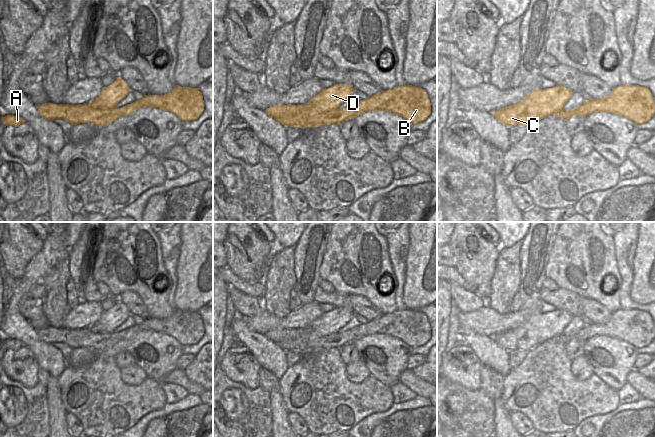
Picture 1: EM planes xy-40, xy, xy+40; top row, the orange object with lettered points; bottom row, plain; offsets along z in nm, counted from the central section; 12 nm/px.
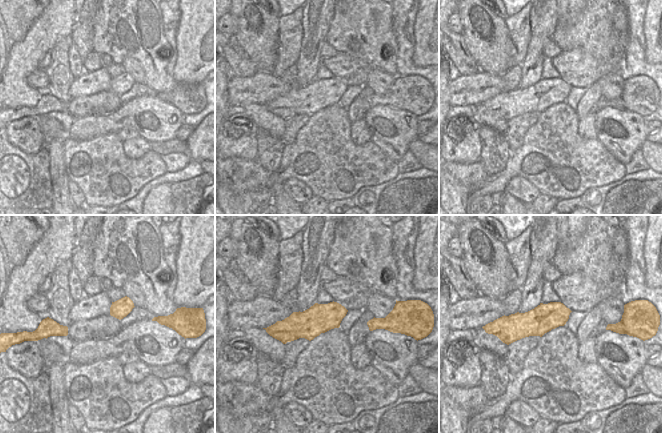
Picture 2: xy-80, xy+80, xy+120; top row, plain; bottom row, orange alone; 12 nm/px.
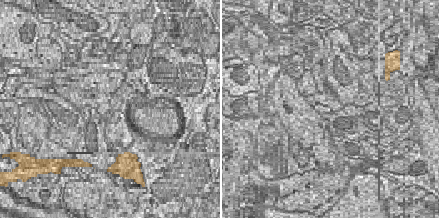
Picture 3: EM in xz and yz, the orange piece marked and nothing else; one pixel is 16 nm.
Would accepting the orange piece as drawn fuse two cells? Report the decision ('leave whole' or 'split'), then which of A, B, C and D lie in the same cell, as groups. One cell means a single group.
split; groups A B / C D

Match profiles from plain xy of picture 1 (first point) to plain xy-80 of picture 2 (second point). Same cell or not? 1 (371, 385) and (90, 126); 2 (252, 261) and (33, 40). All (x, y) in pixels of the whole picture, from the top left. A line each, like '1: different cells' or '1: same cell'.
1: different cells
2: different cells

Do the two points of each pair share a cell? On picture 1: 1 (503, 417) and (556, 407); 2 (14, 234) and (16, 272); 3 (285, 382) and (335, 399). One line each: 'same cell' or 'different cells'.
1: different cells
2: same cell
3: same cell

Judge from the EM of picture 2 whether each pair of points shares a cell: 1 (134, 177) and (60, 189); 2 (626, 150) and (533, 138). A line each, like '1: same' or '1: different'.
1: different
2: different

